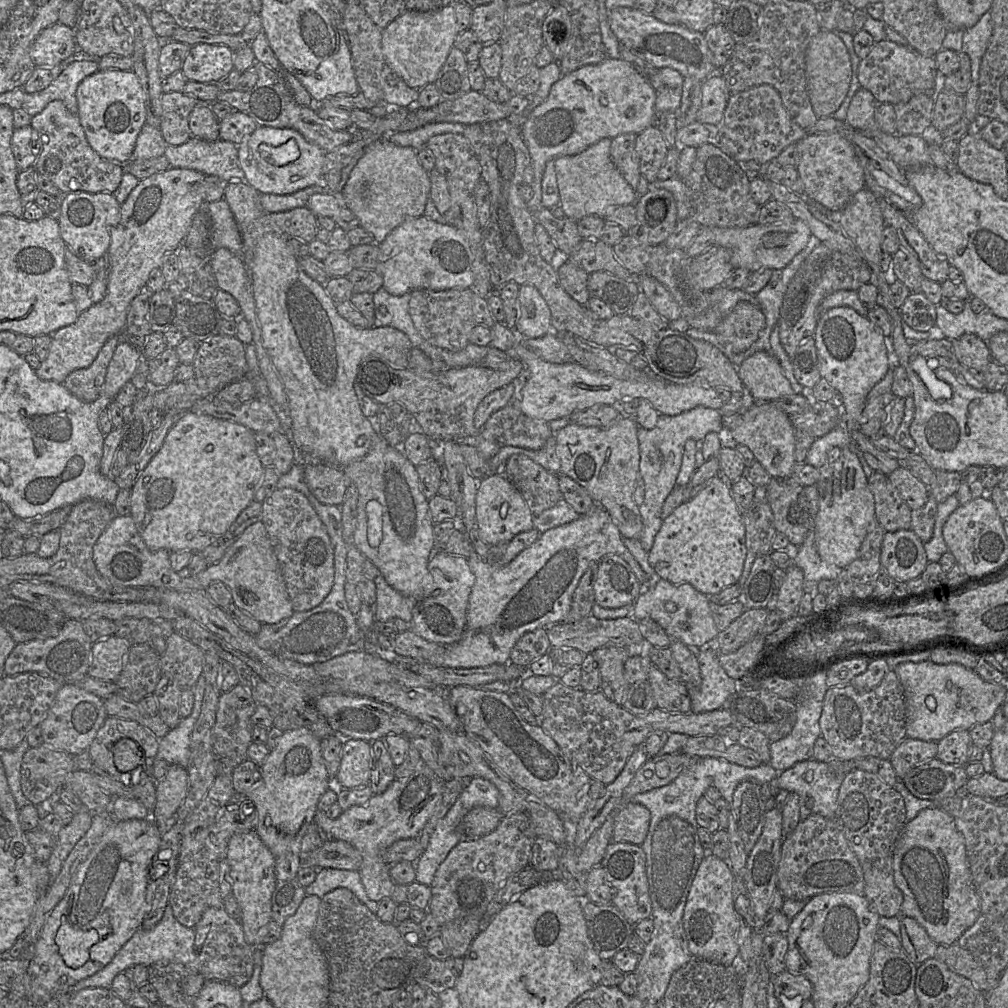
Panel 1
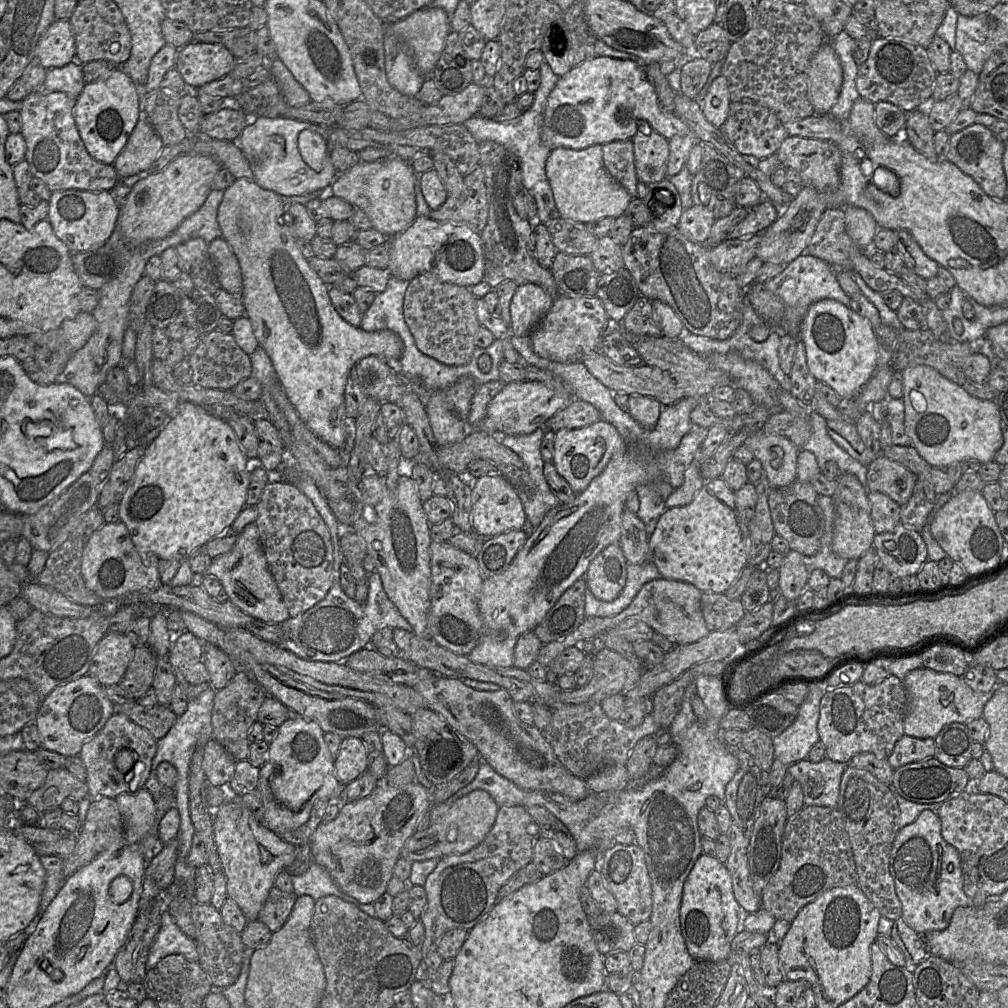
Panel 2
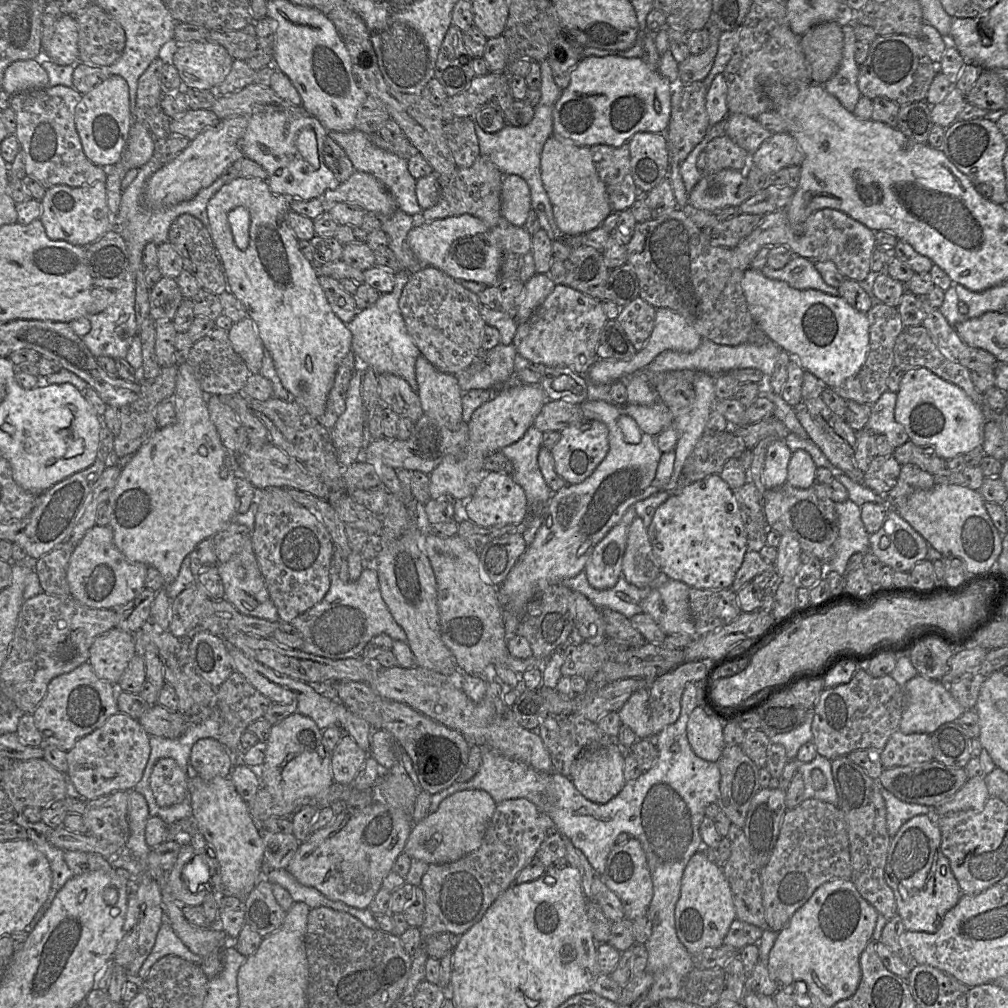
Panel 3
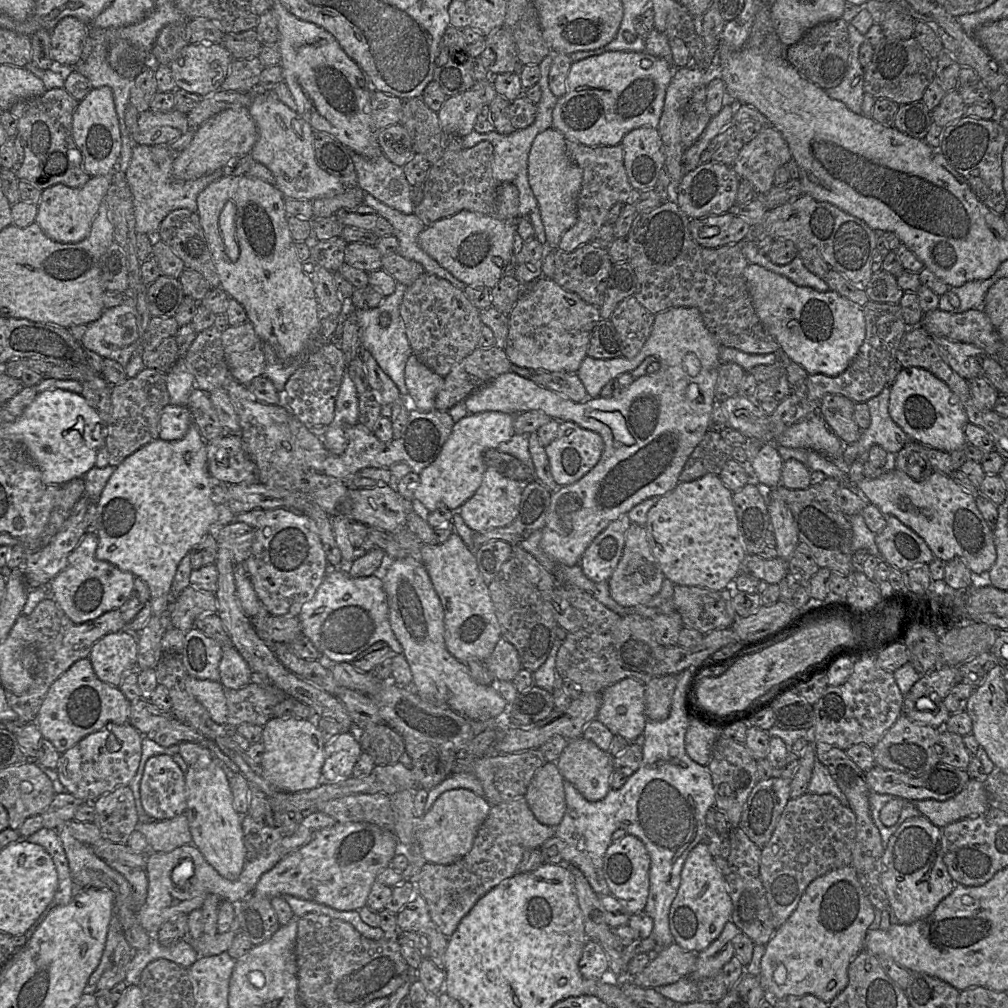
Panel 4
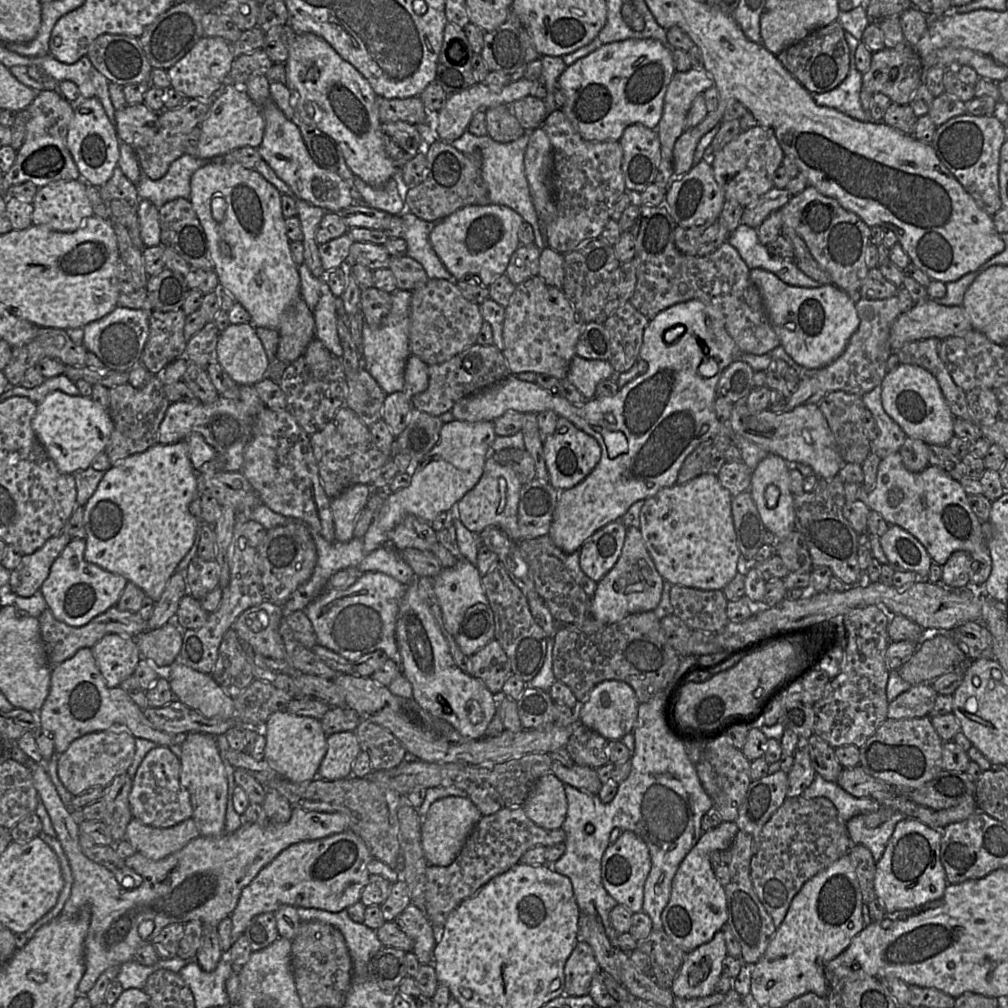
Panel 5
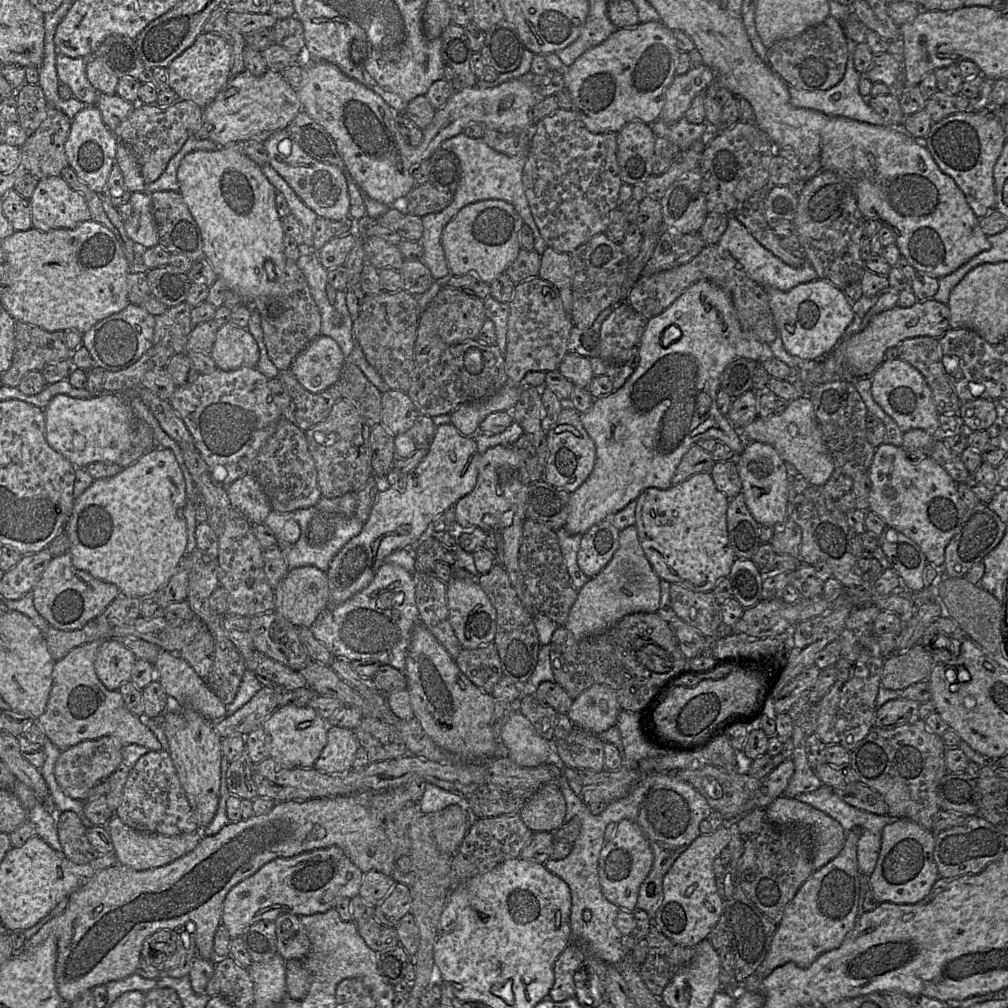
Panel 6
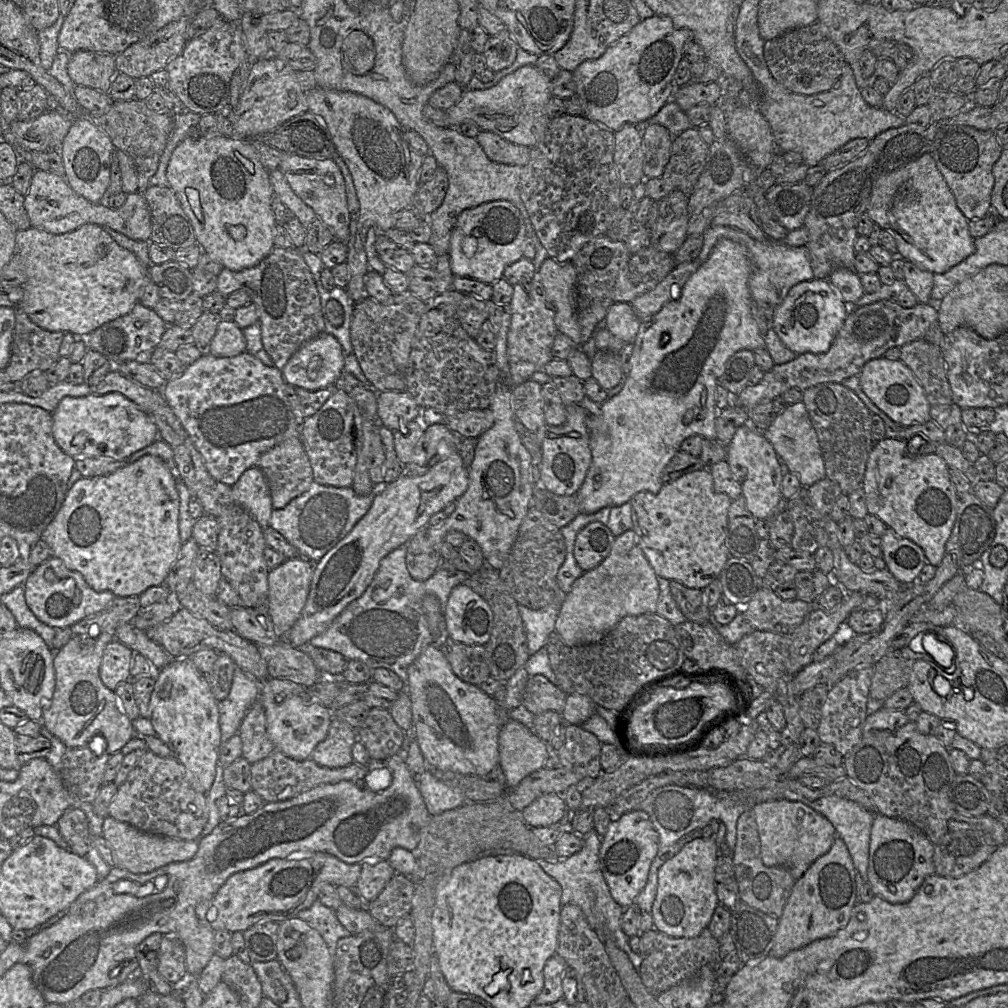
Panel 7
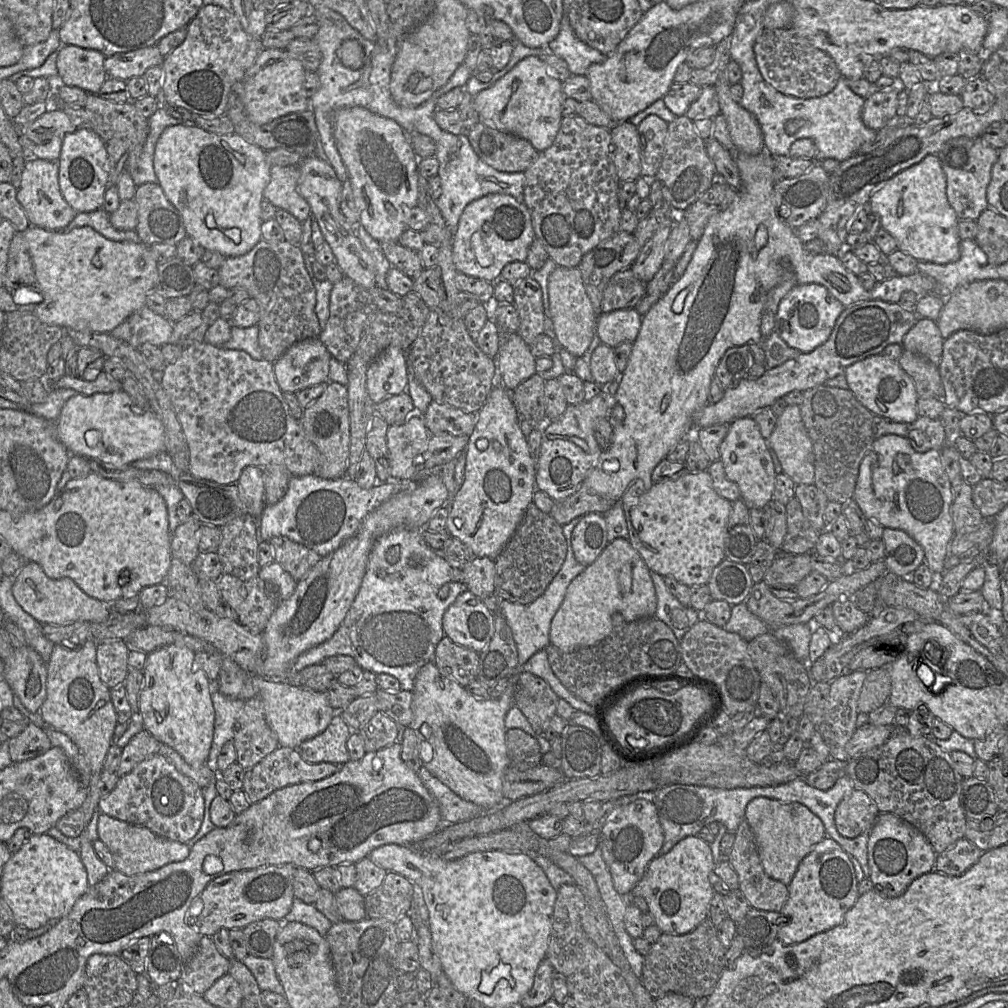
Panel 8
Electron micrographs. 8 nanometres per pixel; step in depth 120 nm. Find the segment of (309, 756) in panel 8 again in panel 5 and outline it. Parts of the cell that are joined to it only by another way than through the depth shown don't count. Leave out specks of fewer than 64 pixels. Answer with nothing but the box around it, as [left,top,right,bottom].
[318,731,361,781]

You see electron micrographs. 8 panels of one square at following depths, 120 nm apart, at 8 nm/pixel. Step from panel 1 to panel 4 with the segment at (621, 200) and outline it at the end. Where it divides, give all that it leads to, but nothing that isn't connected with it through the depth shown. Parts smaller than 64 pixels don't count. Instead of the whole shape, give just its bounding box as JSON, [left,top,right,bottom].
[528,128,583,248]

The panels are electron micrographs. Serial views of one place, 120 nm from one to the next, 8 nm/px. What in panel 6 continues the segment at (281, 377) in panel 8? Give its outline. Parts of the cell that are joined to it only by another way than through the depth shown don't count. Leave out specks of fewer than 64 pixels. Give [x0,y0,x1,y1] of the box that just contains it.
[289,334,345,393]

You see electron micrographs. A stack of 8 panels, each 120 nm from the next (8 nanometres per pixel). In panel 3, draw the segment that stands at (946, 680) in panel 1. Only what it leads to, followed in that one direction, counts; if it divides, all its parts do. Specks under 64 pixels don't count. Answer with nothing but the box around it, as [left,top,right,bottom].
[899,674,965,734]

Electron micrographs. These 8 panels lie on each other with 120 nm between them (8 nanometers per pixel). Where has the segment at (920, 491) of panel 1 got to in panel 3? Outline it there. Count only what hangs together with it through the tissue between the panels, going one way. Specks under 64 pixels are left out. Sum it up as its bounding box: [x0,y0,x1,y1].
[863,455,901,494]

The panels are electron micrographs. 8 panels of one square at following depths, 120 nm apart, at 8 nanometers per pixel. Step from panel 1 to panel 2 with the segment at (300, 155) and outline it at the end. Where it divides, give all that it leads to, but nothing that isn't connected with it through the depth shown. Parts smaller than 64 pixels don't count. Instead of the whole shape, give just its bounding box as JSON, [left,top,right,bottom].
[237,115,335,197]

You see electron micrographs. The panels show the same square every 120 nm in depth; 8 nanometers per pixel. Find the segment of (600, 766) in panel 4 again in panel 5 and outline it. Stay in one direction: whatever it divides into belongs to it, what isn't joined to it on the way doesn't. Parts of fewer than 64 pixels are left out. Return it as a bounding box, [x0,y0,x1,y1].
[551,761,603,795]

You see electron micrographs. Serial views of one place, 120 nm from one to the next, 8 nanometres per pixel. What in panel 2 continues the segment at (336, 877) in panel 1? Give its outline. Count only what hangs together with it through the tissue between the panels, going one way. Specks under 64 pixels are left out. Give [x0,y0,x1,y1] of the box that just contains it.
[292,863,376,917]

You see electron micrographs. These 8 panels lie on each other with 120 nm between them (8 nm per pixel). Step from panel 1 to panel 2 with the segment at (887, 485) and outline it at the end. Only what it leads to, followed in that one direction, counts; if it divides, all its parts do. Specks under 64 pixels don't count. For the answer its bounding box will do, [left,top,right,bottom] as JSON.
[867,491,901,533]

